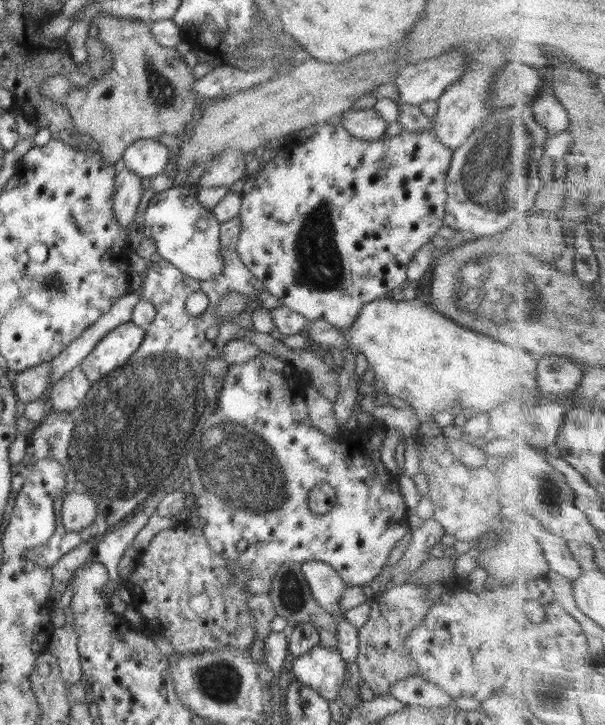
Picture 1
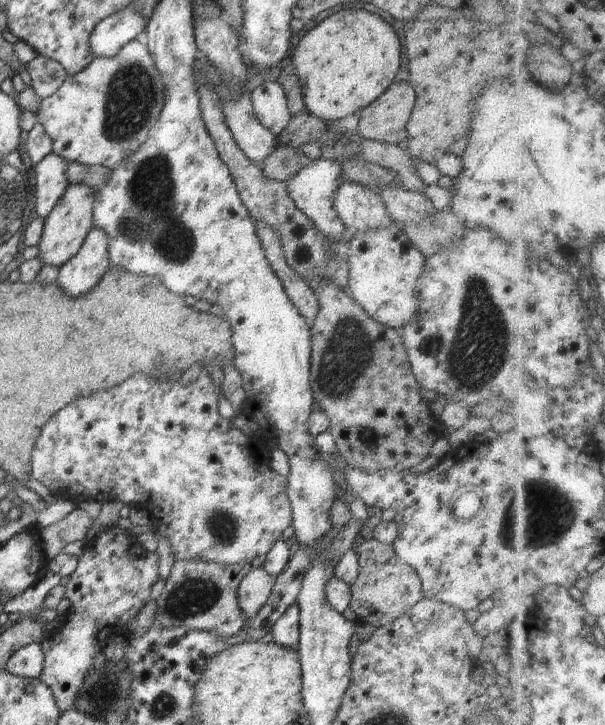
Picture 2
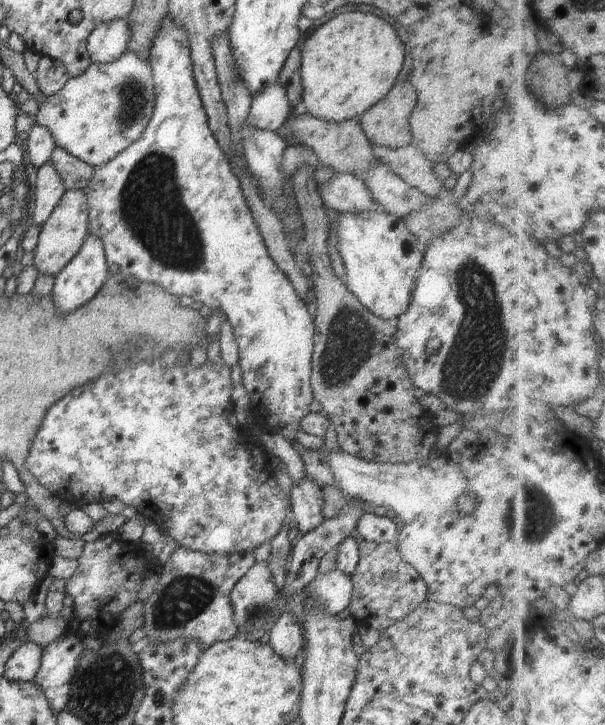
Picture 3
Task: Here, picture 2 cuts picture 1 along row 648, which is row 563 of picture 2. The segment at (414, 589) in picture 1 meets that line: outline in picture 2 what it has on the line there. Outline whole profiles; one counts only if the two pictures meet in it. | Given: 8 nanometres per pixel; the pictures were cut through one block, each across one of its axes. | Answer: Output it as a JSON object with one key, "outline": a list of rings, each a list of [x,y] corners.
{"outline":[[[359,539],[355,546],[359,555],[359,575],[357,581],[351,586],[351,610],[356,613],[355,621],[372,624],[378,628],[399,619],[413,604],[423,599],[422,583],[418,573],[400,560],[393,545],[381,543],[379,540]]]}

